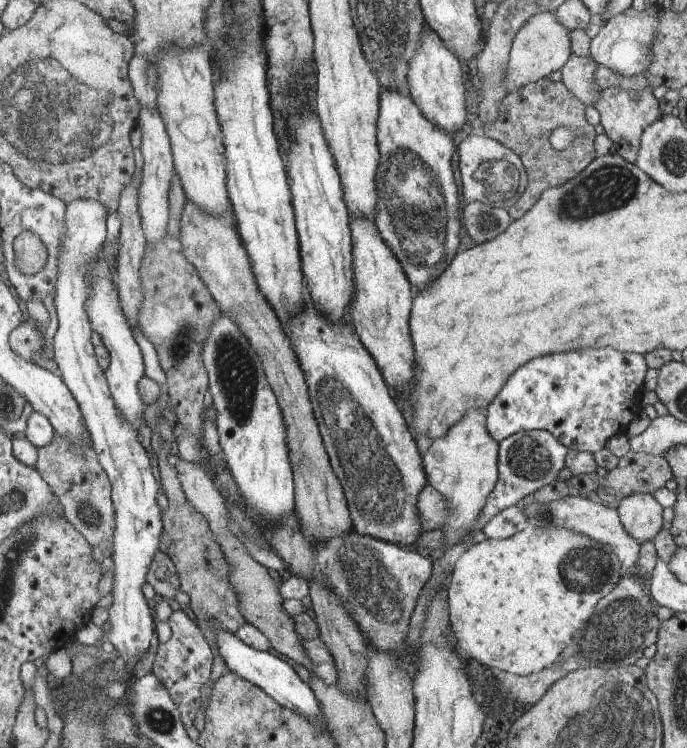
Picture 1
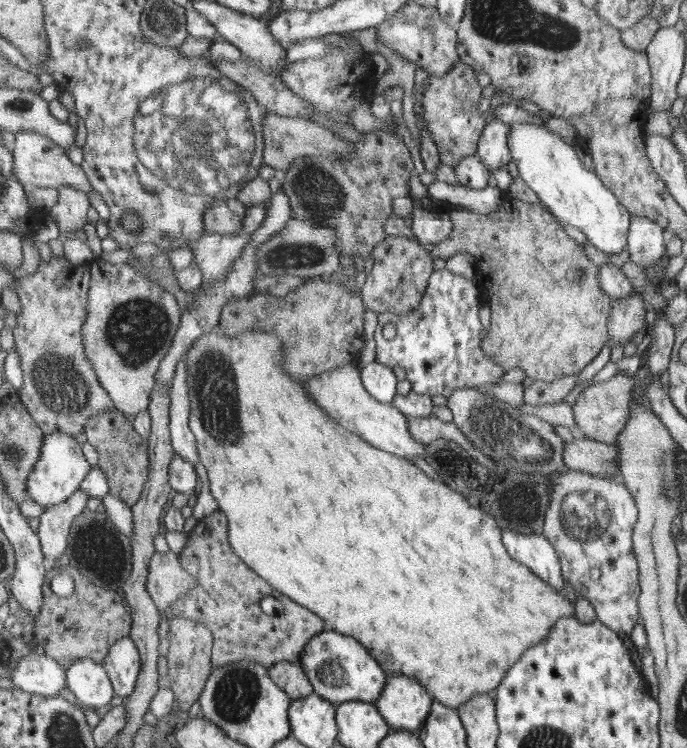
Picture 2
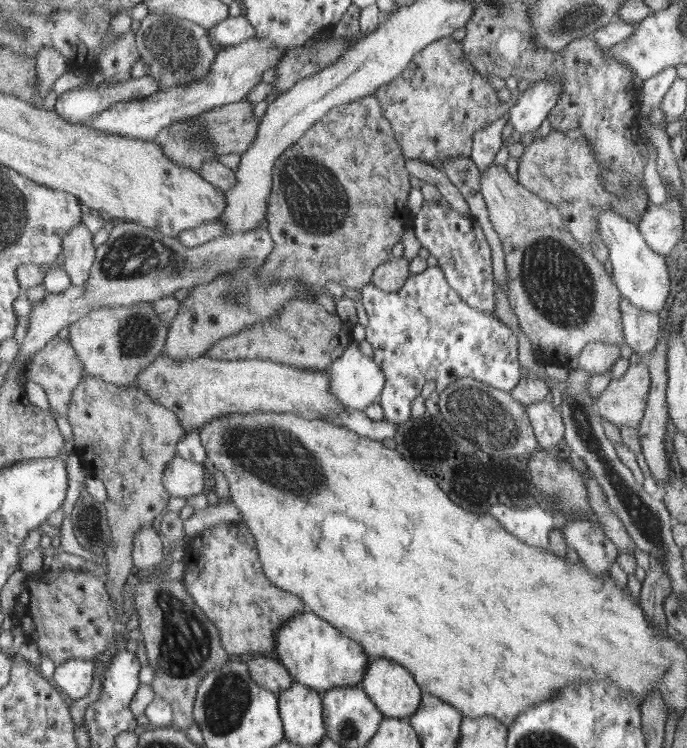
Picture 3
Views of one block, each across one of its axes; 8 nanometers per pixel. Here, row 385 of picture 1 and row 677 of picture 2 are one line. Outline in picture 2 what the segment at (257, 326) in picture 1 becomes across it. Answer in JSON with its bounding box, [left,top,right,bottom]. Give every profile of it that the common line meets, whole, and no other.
[269,661,314,700]

